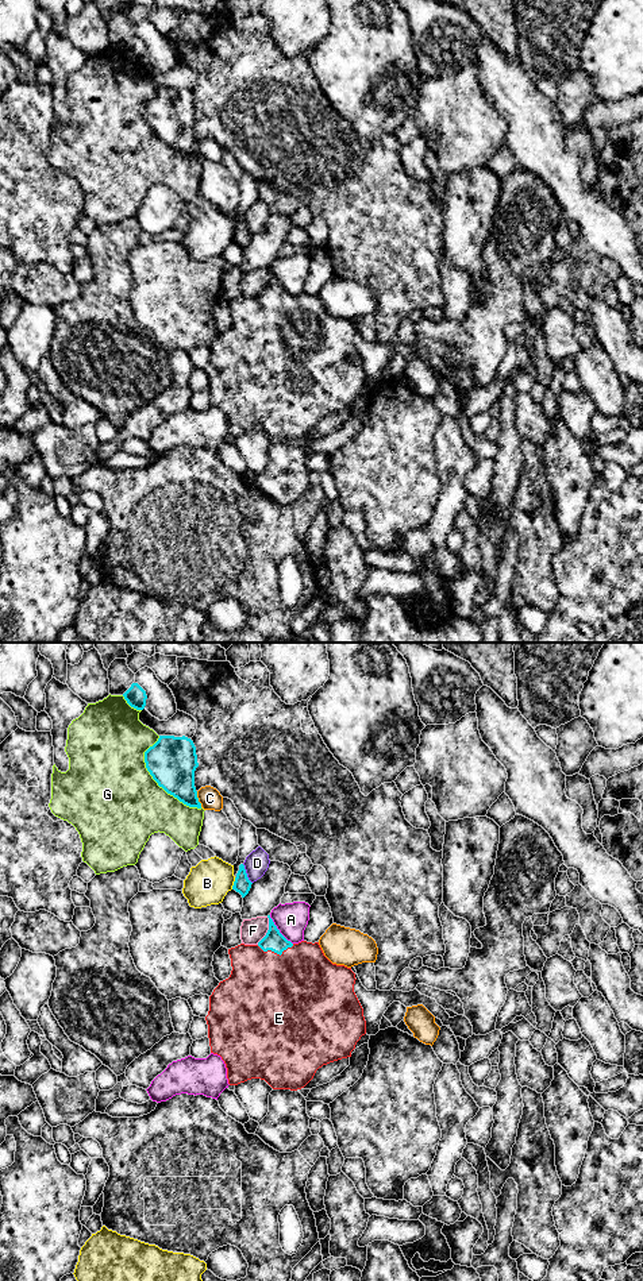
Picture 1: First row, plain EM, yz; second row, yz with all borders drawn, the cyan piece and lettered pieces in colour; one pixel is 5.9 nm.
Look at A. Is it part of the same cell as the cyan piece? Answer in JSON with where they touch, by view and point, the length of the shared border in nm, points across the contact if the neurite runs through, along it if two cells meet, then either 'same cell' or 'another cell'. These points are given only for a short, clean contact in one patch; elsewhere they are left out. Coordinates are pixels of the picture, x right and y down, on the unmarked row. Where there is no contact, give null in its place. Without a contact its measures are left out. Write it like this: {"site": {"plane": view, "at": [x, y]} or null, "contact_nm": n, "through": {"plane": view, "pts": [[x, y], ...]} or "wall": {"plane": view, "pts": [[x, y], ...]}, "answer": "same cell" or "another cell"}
{"site": {"plane": "yz", "at": [278, 282]}, "contact_nm": 220, "wall": {"plane": "yz", "pts": [[269, 267], [276, 280], [292, 296]]}, "answer": "another cell"}

